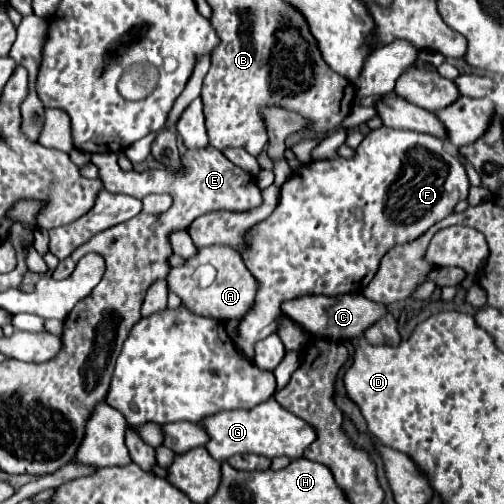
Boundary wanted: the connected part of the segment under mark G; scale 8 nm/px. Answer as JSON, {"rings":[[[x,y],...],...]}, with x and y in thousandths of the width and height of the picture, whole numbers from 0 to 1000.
{"rings":[[[532,792],[496,815],[480,815],[480,812],[437,815],[421,827],[409,827],[401,843],[417,863],[409,891],[433,915],[448,915],[468,899],[504,899],[532,911],[544,911],[544,907],[595,911],[603,907],[607,887],[615,887],[627,875],[627,851],[611,843],[603,831],[560,812],[544,792]]]}

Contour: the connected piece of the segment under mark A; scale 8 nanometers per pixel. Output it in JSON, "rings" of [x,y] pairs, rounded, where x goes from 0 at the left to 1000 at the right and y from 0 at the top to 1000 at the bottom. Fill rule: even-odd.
{"rings":[[[437,486],[393,494],[389,510],[377,510],[361,530],[341,530],[337,546],[333,546],[333,573],[361,593],[361,605],[377,609],[381,621],[393,621],[401,629],[437,633],[437,637],[480,633],[484,621],[496,617],[496,609],[500,609],[504,593],[508,593],[508,569],[516,569],[516,565],[508,562],[508,550],[500,550],[500,542],[484,526],[480,506],[468,502],[456,490],[437,490]],[[401,522],[417,522],[433,538],[425,562],[417,569],[409,569],[409,573],[397,573],[389,565],[389,558],[381,554],[381,542]]]}

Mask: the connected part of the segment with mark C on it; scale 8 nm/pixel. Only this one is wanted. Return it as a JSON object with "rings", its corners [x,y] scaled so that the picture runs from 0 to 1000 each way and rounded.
{"rings":[[[710,581],[667,585],[667,589],[607,585],[579,597],[563,597],[560,621],[571,625],[583,641],[595,641],[595,649],[603,649],[611,661],[627,661],[655,673],[702,673],[718,665],[730,649],[738,649],[746,637],[754,637],[770,621],[770,609],[754,601],[738,601],[734,593]]]}

